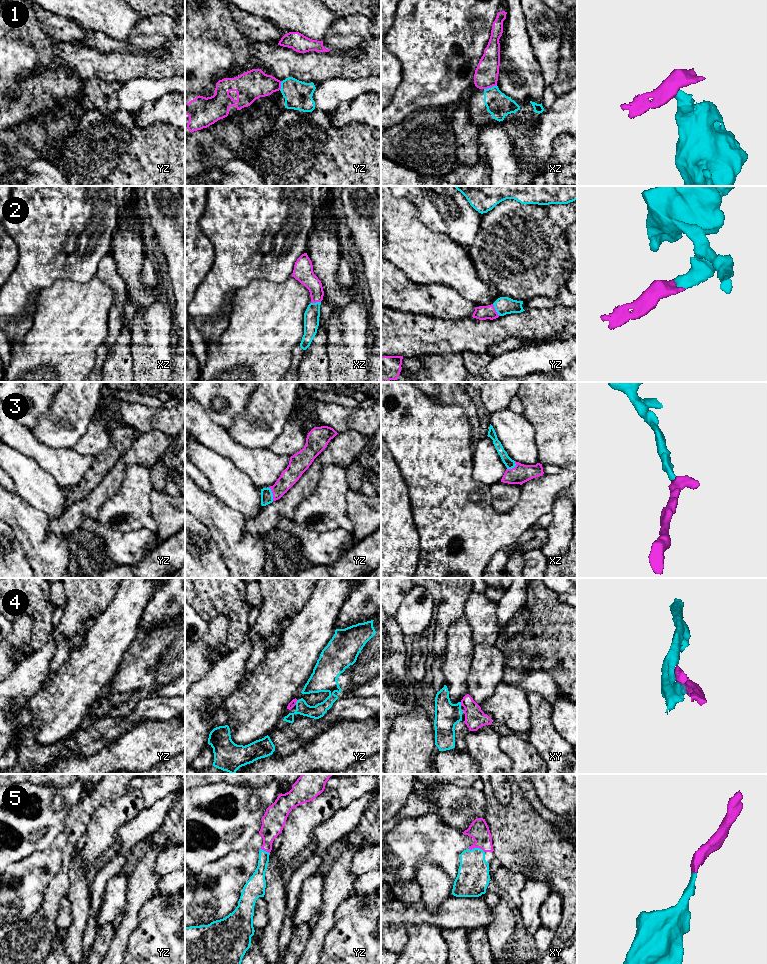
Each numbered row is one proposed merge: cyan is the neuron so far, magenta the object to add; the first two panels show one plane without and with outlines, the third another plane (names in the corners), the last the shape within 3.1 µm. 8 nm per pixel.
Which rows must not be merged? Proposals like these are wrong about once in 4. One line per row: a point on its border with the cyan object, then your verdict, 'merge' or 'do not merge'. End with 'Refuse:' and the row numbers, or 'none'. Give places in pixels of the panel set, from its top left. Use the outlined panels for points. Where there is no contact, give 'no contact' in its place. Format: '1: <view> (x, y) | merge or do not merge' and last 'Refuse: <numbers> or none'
1: xz (491, 87) | do not merge
2: yz (495, 309) | merge
3: yz (272, 493) | merge
4: yz (296, 702) | do not merge
5: xy (476, 848) | merge
Refuse: 1, 4

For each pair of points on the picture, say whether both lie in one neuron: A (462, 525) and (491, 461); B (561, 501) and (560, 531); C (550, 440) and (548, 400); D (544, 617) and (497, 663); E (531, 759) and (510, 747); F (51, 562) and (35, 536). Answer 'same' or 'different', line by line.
A: different
B: same
C: same
D: different
E: same
F: same

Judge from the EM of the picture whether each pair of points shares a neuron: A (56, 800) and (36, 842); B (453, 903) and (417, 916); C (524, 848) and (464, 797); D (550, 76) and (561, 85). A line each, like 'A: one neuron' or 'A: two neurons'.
A: one neuron
B: one neuron
C: two neurons
D: two neurons

